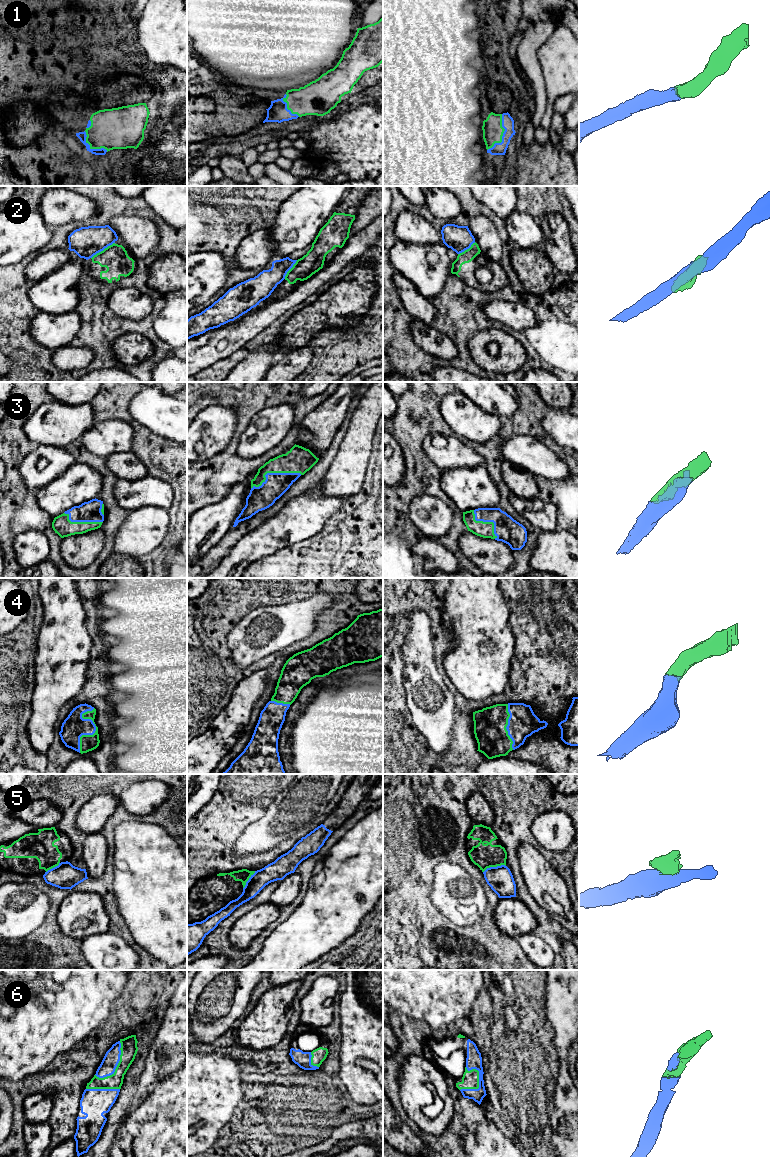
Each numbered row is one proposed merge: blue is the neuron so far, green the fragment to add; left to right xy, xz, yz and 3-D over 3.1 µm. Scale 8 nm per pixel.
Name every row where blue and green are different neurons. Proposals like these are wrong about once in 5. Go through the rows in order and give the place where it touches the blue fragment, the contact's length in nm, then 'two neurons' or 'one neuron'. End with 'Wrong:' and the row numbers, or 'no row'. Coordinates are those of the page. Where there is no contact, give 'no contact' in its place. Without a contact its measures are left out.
1: yz (503, 135) | 320 nm | one neuron
2: xy (102, 250) | 240 nm | two neurons
3: xz (273, 473) | 420 nm | one neuron
4: xy (95, 729) | 380 nm | one neuron
5: yz (494, 867) | 190 nm | two neurons
6: xy (117, 1064) | 340 nm | one neuron
Wrong: 2, 5

